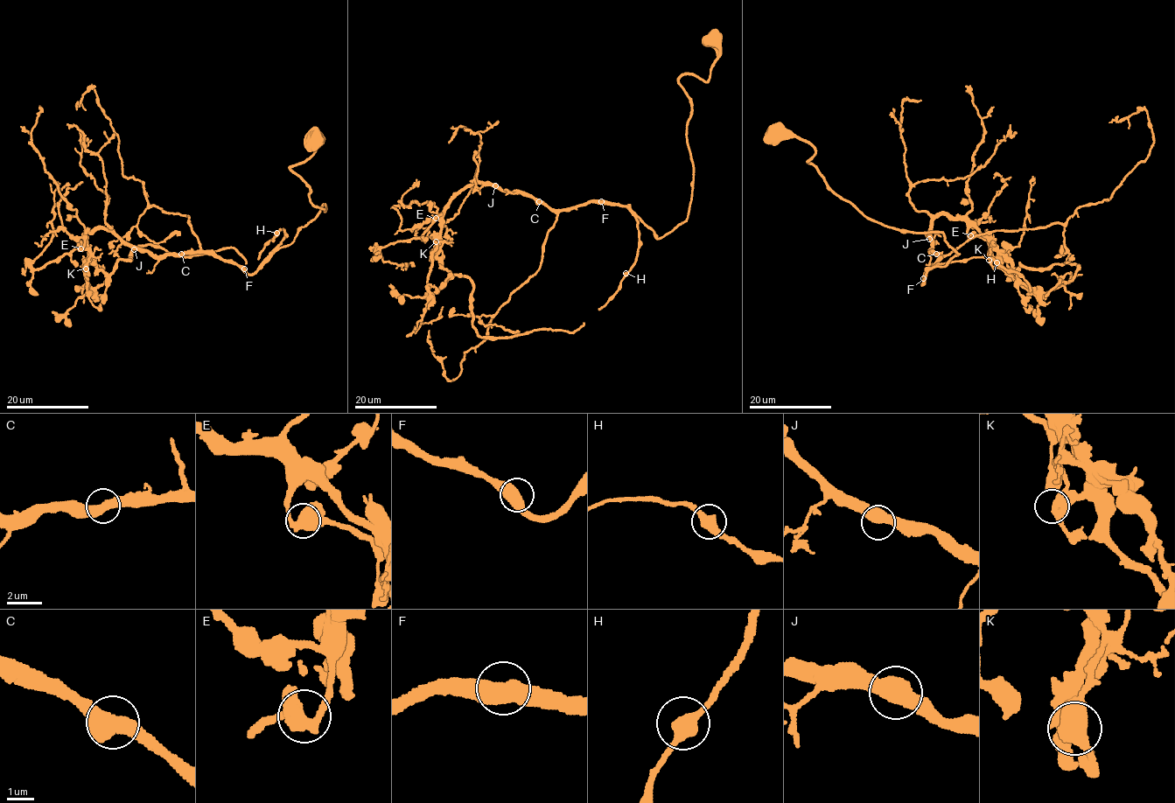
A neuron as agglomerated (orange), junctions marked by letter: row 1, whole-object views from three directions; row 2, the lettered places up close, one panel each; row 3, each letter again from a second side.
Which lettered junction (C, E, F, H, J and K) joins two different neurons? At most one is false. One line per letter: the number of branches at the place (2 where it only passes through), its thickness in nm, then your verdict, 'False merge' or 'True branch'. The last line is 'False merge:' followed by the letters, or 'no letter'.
C: Branches: 2. Thickness 550 nm. True branch
E: Branches: 2. Thickness 550 nm. True branch
F: Branches: 2. Thickness 600 nm. True branch
H: Branches: 2. Thickness 480 nm. True branch
J: Branches: 2. Thickness 550 nm. True branch
K: Branches: 2. Thickness 600 nm. True branch
False merge: no letter

